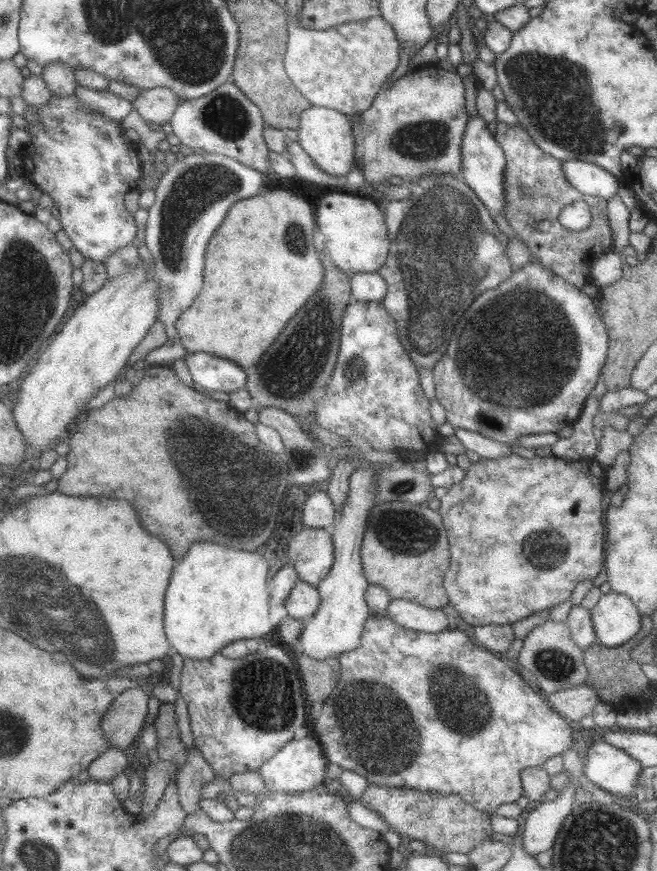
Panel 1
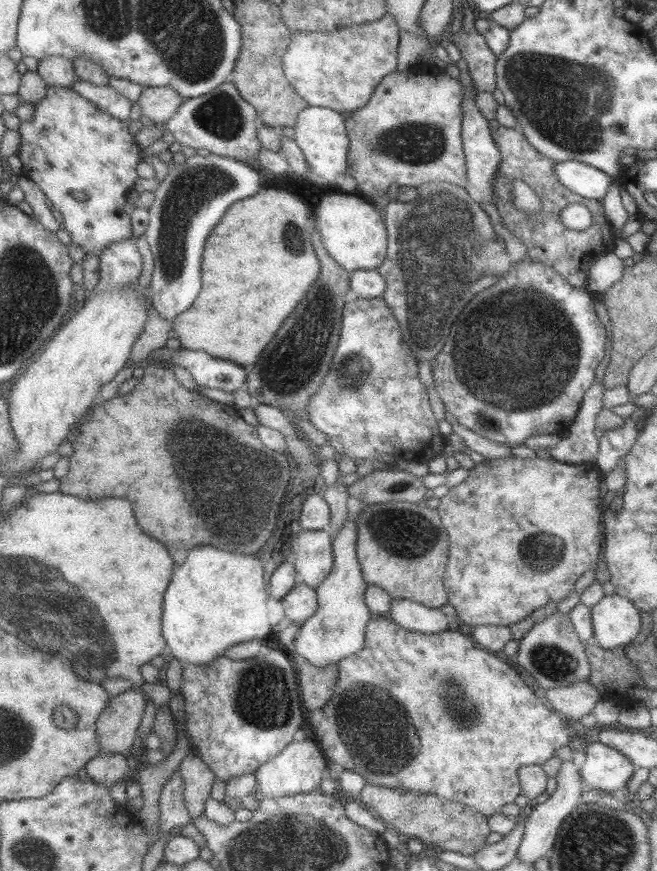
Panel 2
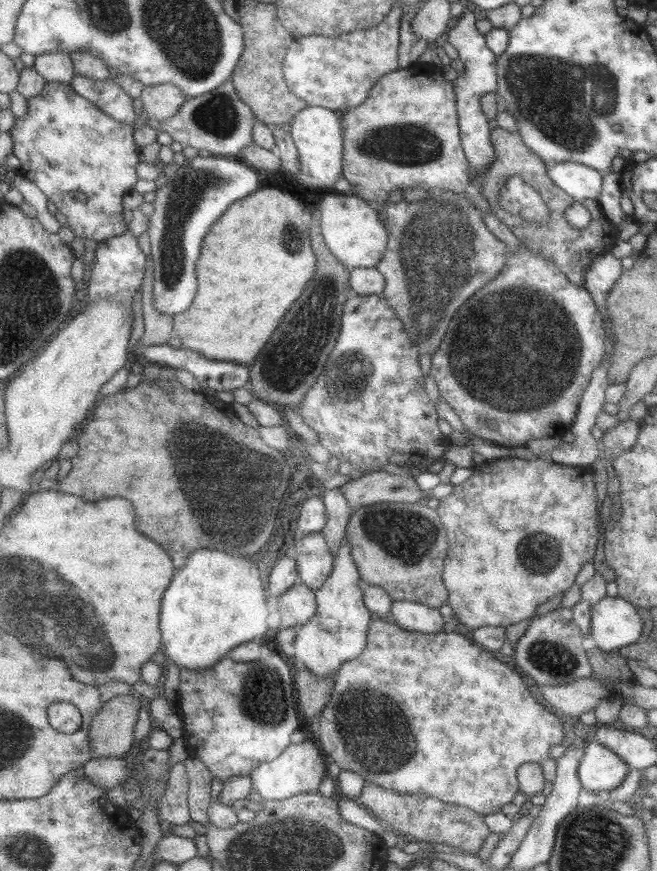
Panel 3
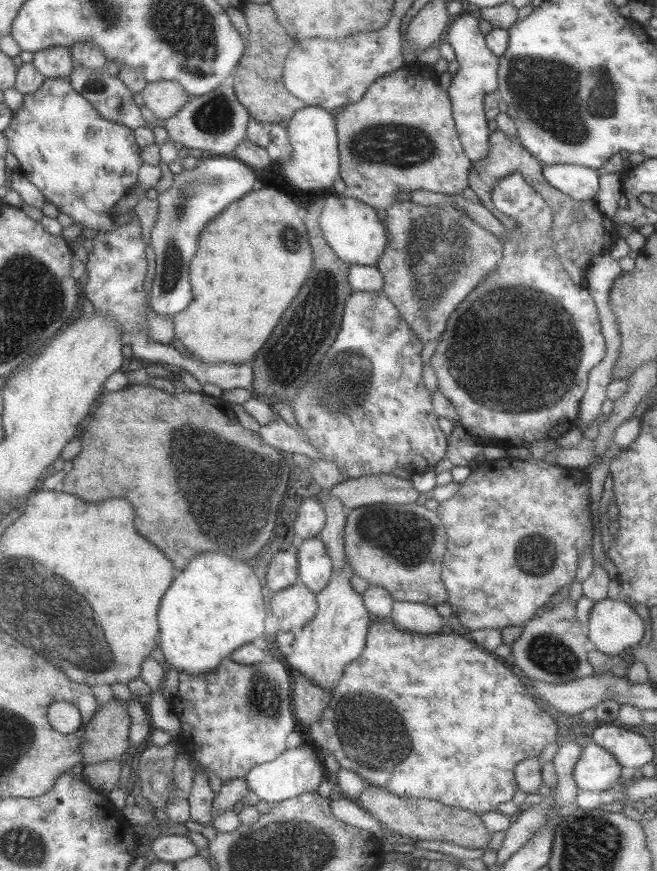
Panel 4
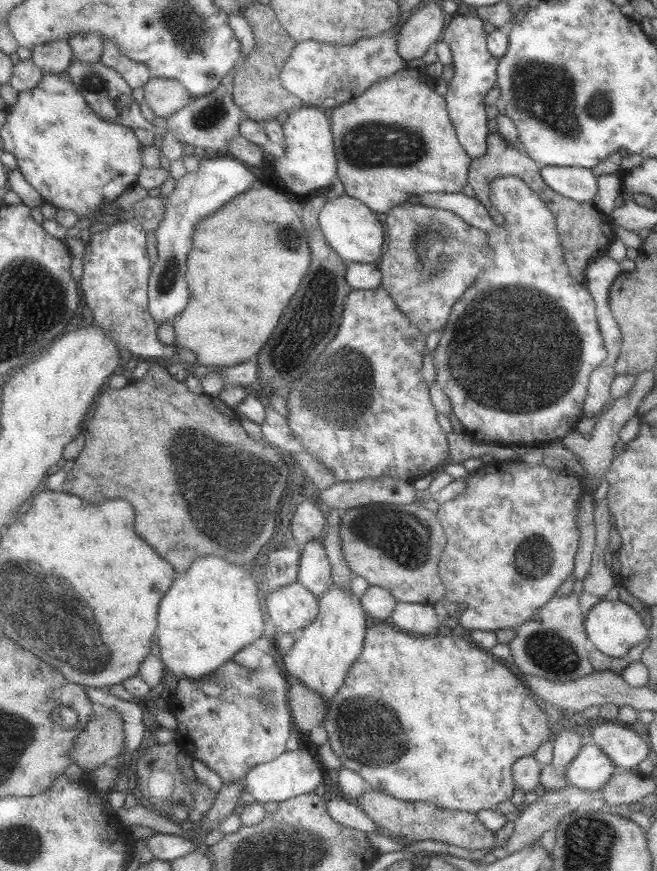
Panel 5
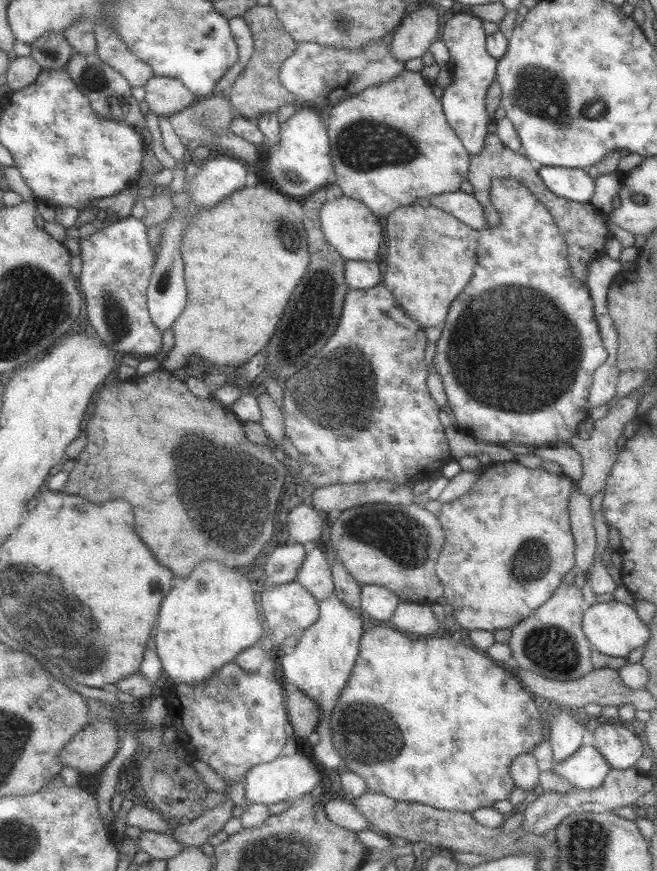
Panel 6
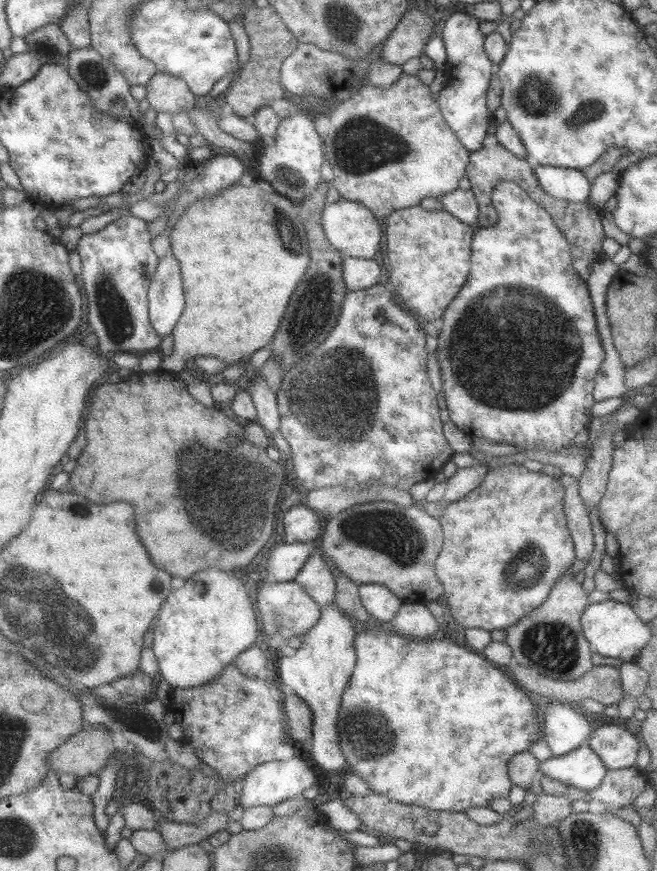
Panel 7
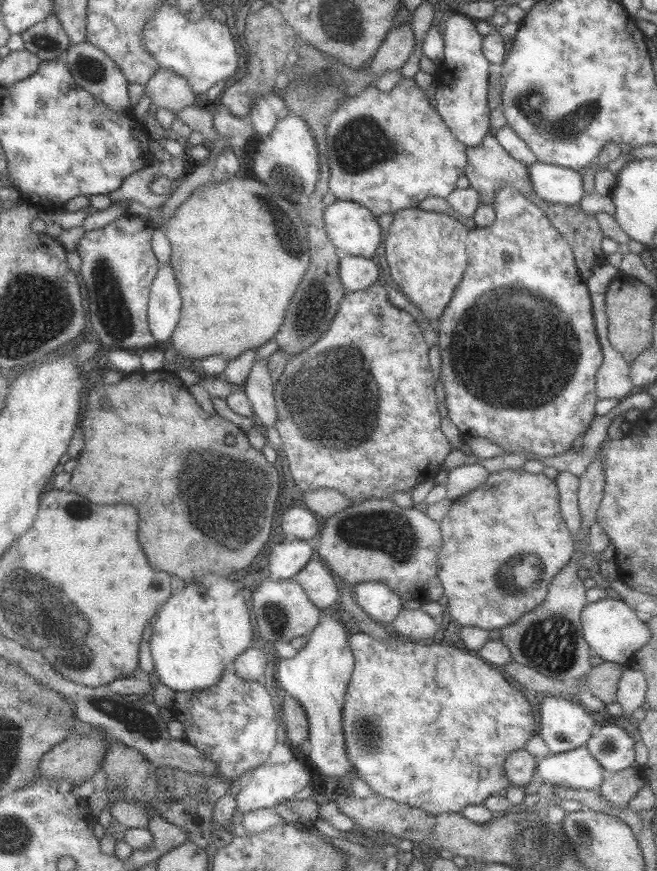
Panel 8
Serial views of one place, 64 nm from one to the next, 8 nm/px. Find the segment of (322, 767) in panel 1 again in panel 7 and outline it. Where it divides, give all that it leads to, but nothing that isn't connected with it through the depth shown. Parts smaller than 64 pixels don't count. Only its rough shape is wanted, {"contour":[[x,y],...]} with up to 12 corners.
{"contour":[[299,752],[245,779],[244,809],[300,799],[318,784]]}

